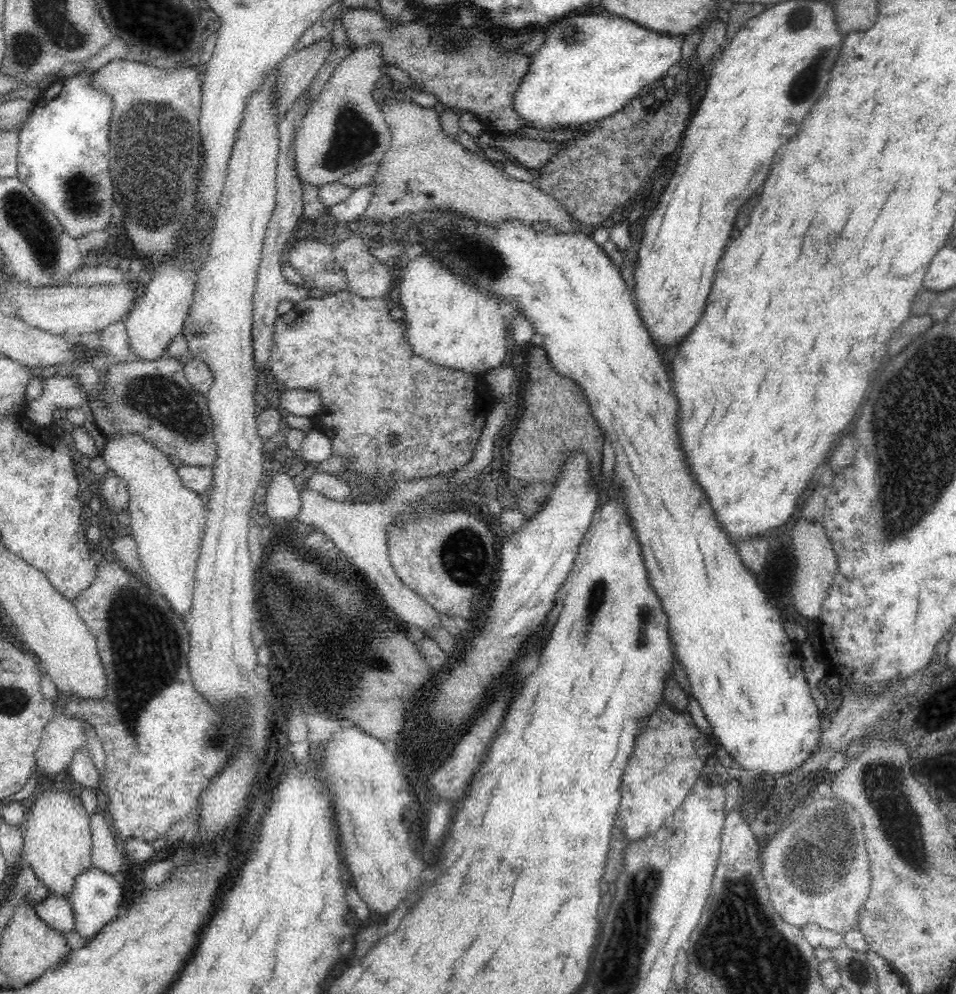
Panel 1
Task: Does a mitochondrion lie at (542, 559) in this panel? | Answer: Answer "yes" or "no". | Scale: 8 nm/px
no

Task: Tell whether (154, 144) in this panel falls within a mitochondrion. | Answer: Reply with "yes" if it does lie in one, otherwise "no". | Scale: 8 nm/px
yes

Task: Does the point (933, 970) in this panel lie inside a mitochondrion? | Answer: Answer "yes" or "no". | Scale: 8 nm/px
no

